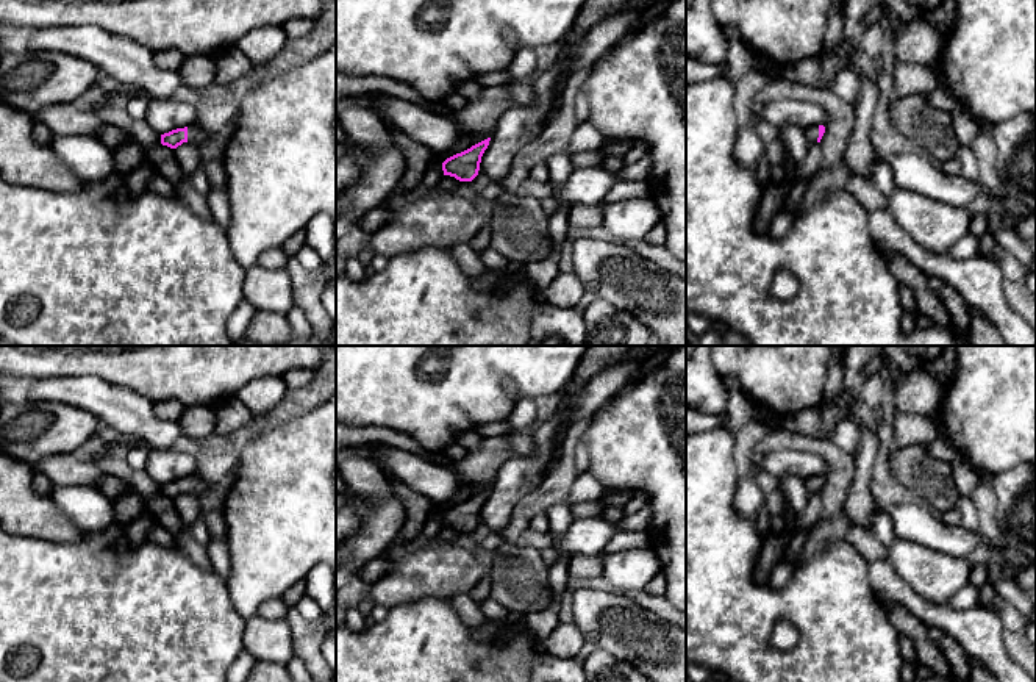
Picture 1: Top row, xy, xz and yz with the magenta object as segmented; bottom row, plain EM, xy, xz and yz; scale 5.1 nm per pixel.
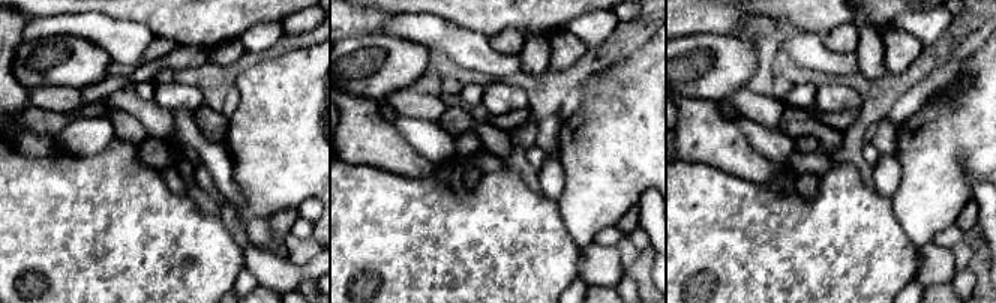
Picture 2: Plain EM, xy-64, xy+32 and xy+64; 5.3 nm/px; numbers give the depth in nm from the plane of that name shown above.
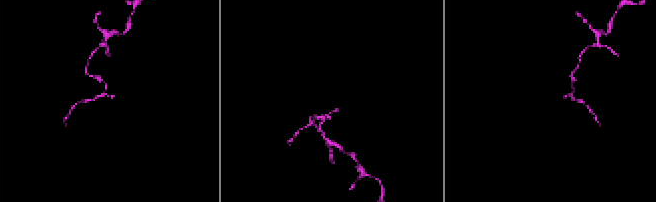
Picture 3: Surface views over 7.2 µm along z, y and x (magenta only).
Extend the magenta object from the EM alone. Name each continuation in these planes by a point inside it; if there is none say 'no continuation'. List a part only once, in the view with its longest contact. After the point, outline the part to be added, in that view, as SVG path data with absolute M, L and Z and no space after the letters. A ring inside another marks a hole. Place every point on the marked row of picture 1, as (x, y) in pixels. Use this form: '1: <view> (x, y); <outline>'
1: xy (196, 135); M197 124L188 127L188 142L205 145L211 135L203 131Z

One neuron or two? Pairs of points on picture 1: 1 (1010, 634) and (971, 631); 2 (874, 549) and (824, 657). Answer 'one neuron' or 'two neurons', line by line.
1: two neurons
2: two neurons

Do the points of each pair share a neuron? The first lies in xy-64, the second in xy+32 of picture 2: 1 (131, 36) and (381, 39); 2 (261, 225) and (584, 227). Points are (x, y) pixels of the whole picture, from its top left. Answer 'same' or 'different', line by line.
1: different
2: different

